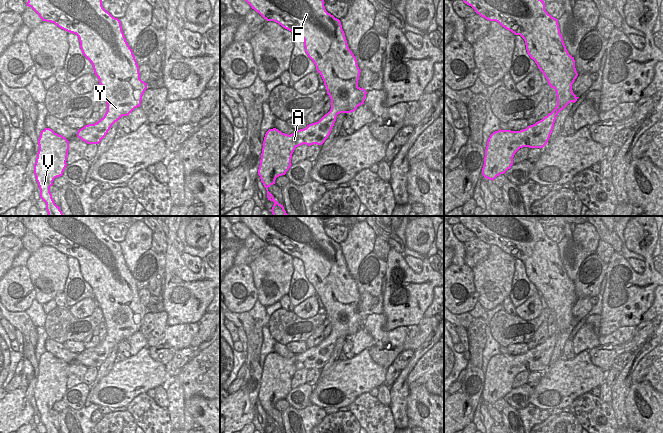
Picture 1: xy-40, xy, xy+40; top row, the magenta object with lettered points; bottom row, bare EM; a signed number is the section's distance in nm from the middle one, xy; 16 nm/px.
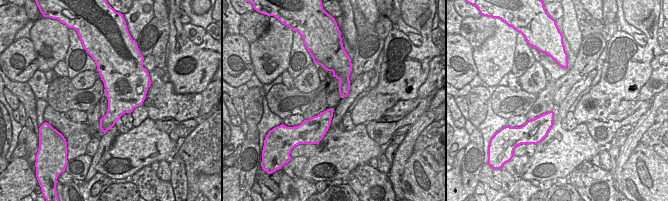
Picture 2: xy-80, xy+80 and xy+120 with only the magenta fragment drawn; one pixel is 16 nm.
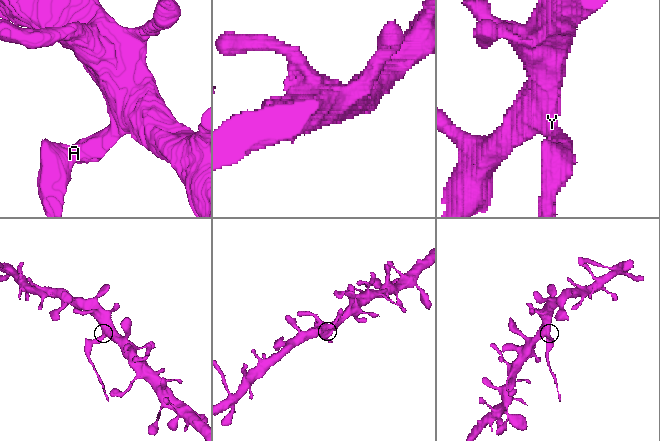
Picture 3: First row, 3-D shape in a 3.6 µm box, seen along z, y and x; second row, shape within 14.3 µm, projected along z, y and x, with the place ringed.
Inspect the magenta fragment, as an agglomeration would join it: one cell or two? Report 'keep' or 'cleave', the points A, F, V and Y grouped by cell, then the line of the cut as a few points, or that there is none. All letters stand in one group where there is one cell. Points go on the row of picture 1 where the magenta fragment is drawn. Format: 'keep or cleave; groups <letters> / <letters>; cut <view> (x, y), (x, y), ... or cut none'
cleave; groups A V / F Y; cut xy (321, 120), (321, 126), (312, 131), (300, 144)

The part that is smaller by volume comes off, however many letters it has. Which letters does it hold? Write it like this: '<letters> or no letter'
A, V

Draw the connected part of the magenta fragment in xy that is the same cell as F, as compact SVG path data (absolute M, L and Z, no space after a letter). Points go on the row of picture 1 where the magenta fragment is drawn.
M324 0L245 1L267 21L274 21L303 38L305 52L315 64L317 72L324 81L327 94L331 99L331 109L319 120L322 122L321 128L309 132L310 135L304 139L301 145L322 145L330 135L337 115L354 112L358 106L364 104L367 94L364 88L358 86L361 70L356 57L348 47L340 20L326 11Z

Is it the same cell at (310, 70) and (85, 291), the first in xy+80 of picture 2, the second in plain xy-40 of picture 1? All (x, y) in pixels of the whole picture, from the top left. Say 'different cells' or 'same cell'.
different cells

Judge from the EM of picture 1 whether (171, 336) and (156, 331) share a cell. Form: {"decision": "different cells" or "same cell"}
{"decision": "same cell"}

